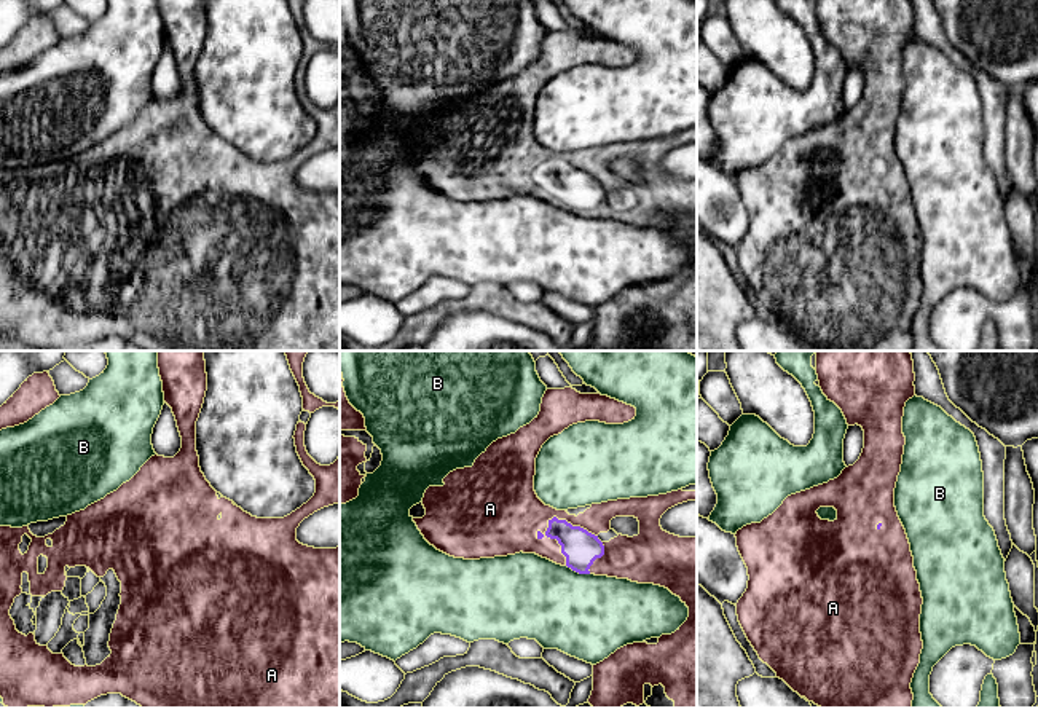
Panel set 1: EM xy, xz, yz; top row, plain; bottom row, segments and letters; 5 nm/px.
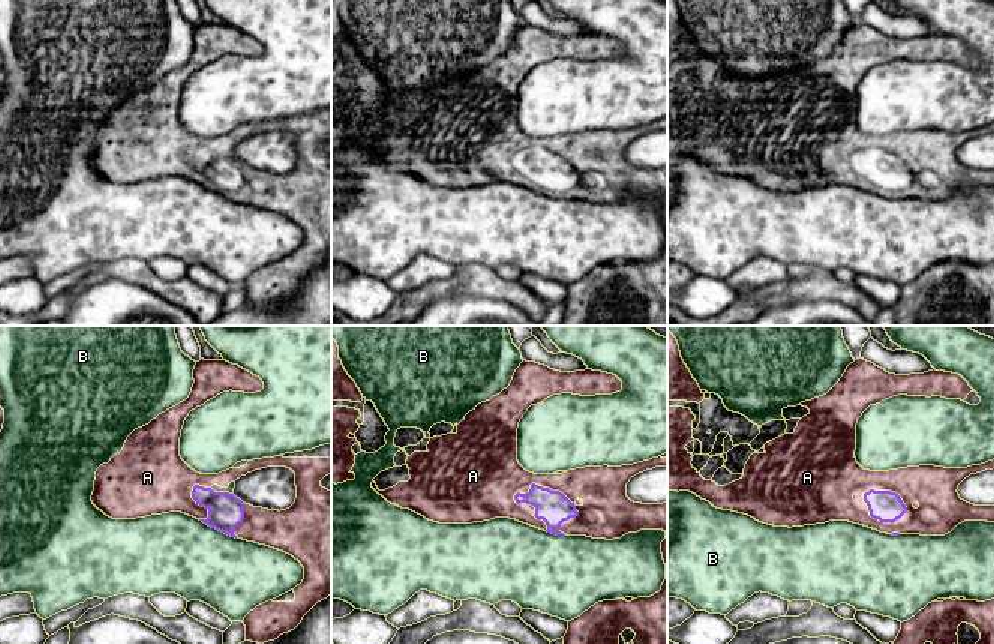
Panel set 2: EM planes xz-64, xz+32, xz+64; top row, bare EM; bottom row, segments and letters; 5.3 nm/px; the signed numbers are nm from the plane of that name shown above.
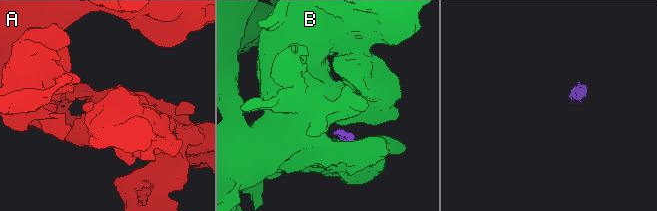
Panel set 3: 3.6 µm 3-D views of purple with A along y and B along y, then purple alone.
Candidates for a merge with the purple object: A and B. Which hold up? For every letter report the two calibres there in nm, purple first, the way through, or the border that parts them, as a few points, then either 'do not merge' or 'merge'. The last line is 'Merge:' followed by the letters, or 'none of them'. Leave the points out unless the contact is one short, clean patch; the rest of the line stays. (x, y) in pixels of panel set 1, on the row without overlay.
A: 180/280 nm | merge
B: 180/420 nm | along xz (566, 208), (589, 217) | do not merge
Merge: A

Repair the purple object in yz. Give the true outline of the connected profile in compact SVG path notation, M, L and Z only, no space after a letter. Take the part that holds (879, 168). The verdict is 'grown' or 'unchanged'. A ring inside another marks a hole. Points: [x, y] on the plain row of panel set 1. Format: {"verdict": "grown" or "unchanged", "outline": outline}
{"verdict": "grown", "outline": "M816 0L815 13L823 37L842 53L847 67L863 70L864 91L859 102L853 108L845 110L837 121L788 139L783 147L761 166L751 166L737 174L737 190L749 218L748 231L737 246L738 265L759 301L777 316L777 321L783 322L794 335L820 351L910 351L914 343L910 325L923 292L920 276L923 241L914 210L910 187L894 150L894 131L906 88L902 77L904 49L906 45L915 38L914 3L912 0ZM820 150L834 150L837 161L834 164L821 163L816 156Z"}

